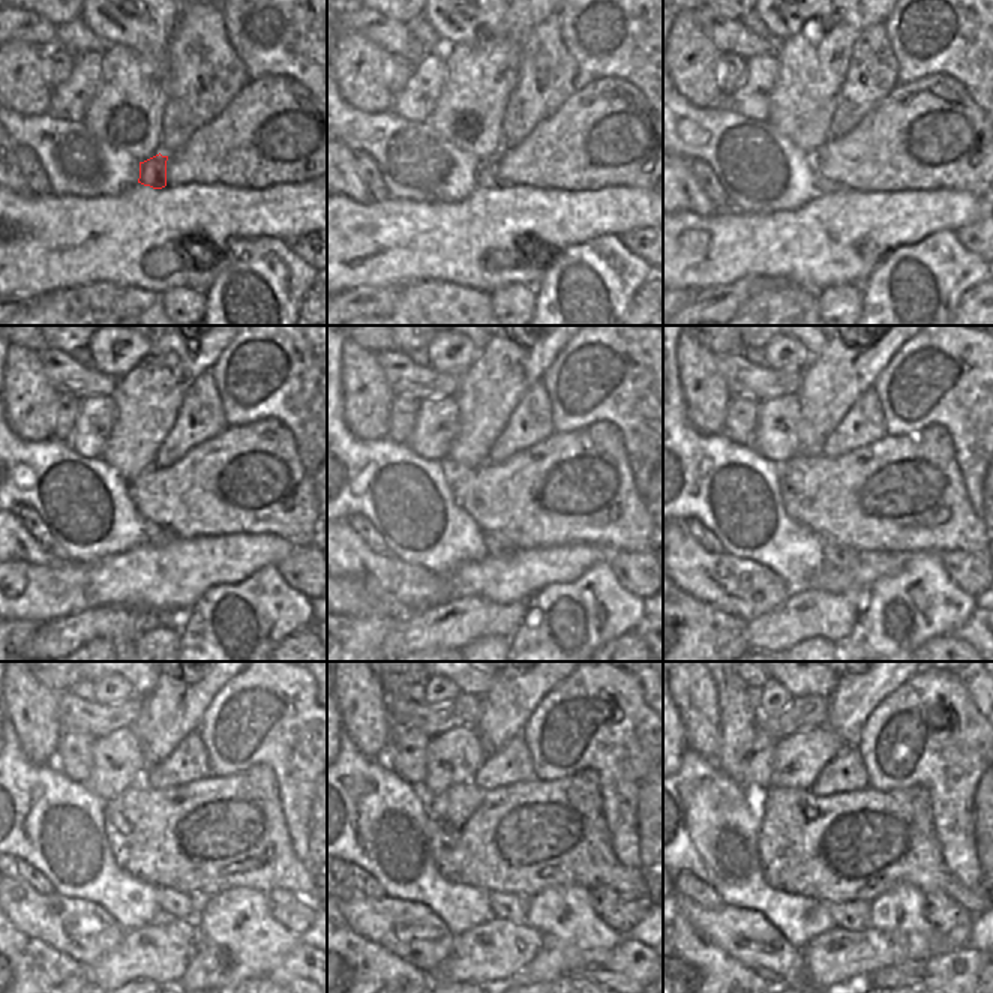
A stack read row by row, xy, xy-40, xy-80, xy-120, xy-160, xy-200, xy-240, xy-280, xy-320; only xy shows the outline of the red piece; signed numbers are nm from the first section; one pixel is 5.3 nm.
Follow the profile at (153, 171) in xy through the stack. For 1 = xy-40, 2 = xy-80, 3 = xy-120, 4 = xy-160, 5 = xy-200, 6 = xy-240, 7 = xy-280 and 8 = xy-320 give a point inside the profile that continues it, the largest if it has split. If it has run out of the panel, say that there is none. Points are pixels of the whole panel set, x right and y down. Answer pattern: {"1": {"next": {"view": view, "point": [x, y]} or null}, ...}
{"1": {"next": {"view": "xy-40", "point": [486, 177]}}, "2": {"next": {"view": "xy-80", "point": [824, 186]}}, "3": {"next": {"view": "xy-120", "point": [153, 533]}}, "4": {"next": {"view": "xy-160", "point": [497, 546]}}, "5": {"next": {"view": "xy-200", "point": [834, 555]}}, "6": {"next": {"view": "xy-240", "point": [171, 903]}}, "7": {"next": {"view": "xy-280", "point": [513, 908]}}, "8": {"next": {"view": "xy-320", "point": [855, 914]}}}

